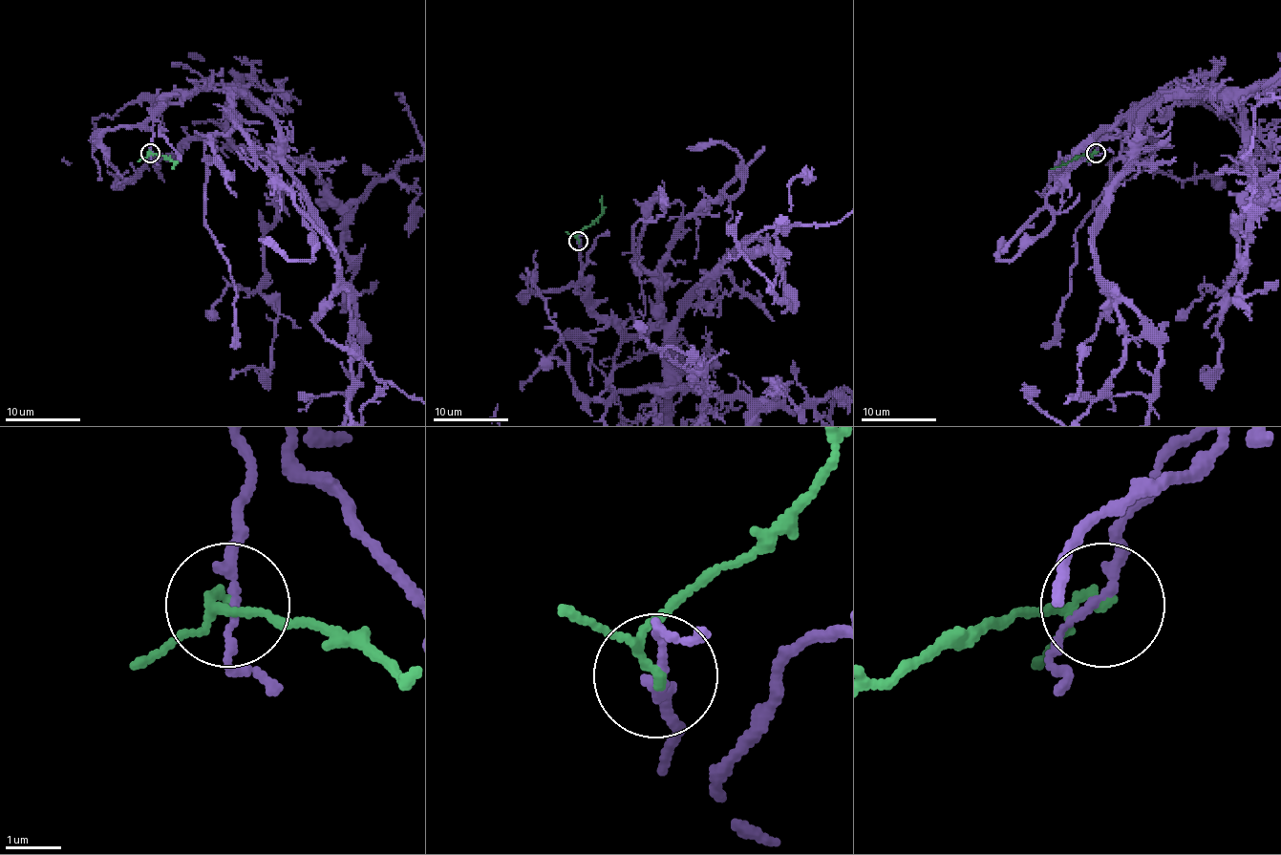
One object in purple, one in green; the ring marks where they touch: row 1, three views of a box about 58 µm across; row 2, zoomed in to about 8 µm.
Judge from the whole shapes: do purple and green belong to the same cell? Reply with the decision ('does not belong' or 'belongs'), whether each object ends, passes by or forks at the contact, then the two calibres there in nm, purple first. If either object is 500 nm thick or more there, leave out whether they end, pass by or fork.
does not belong | purple passes by | green passes by | 160/140 nm

